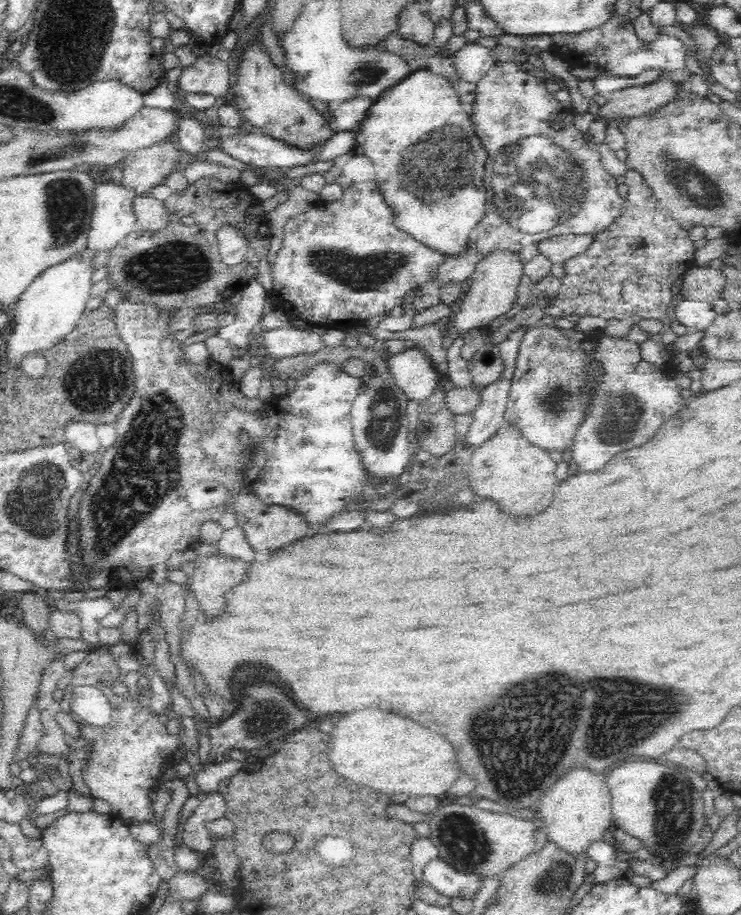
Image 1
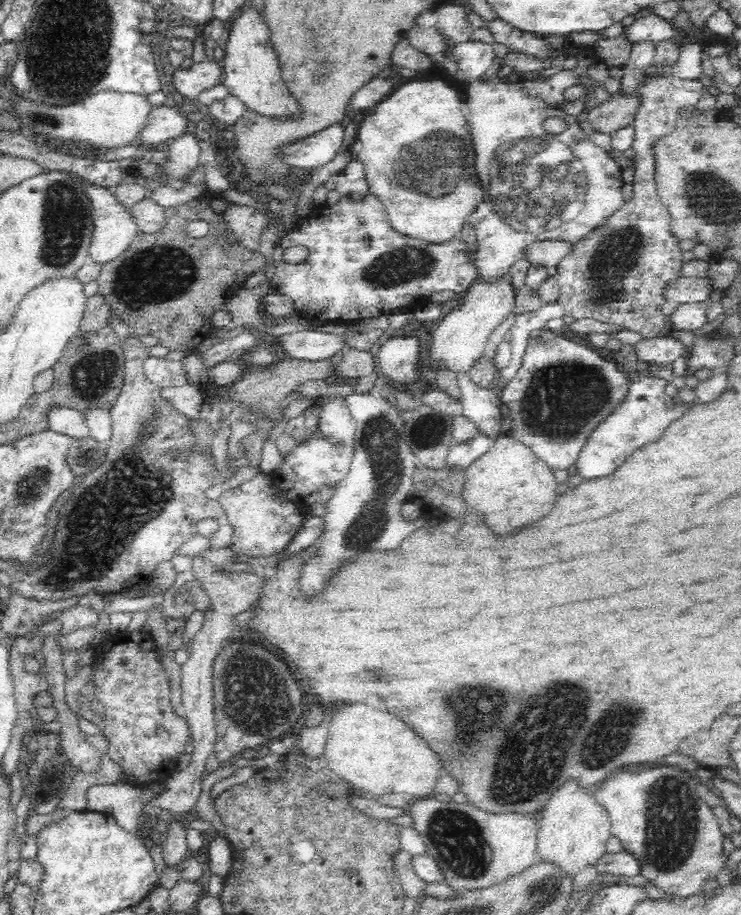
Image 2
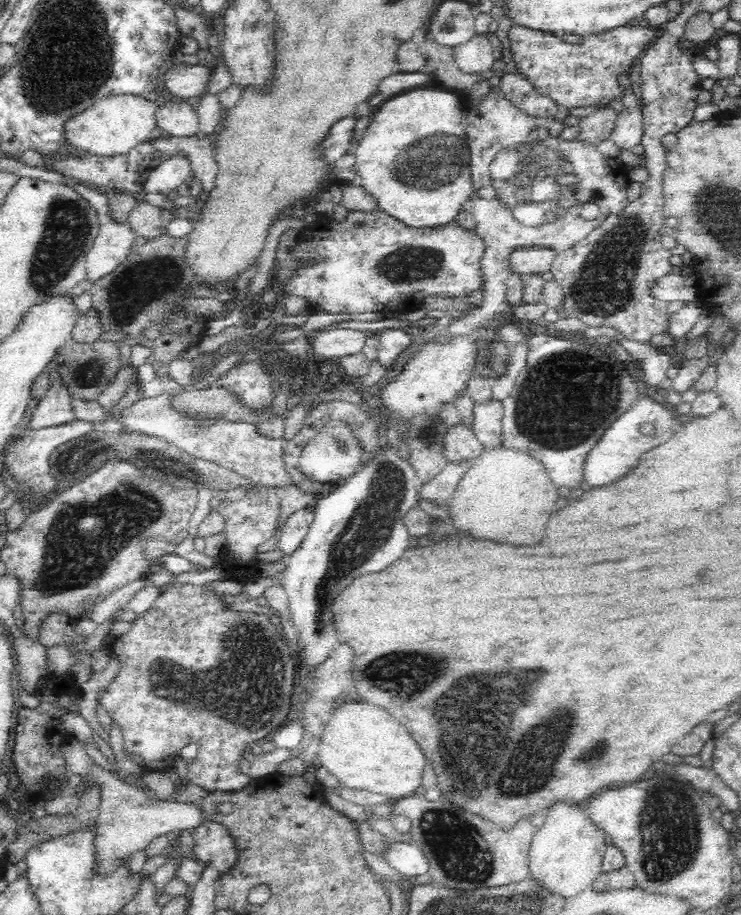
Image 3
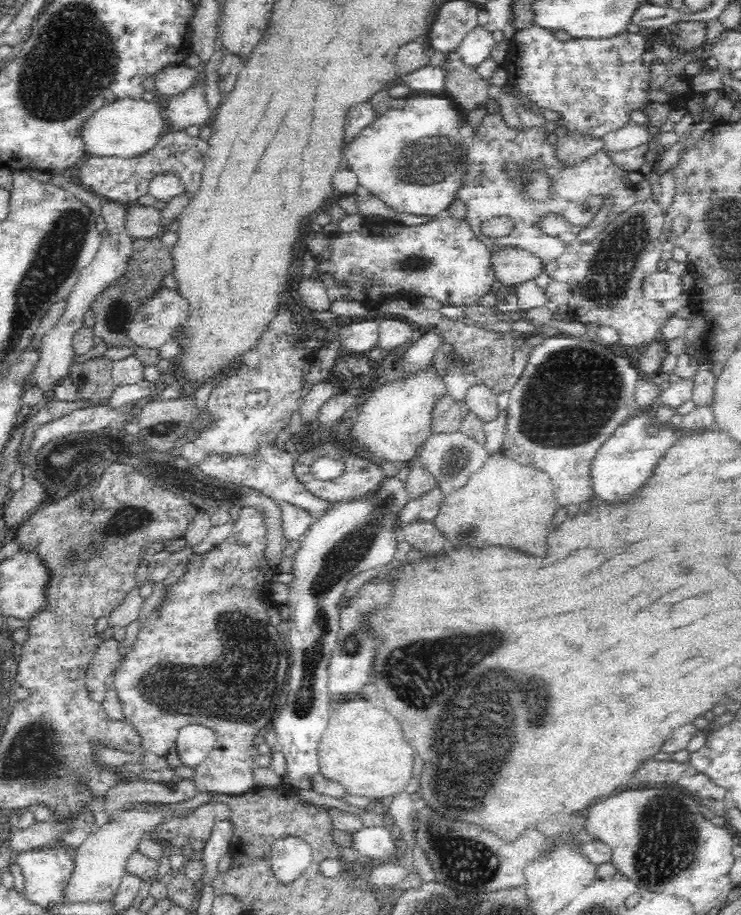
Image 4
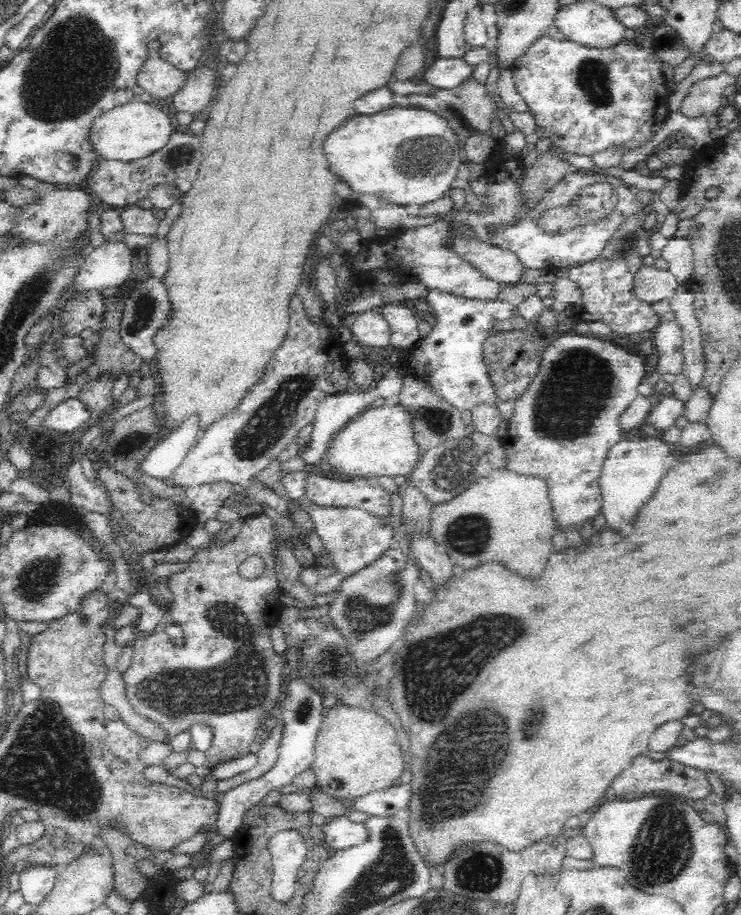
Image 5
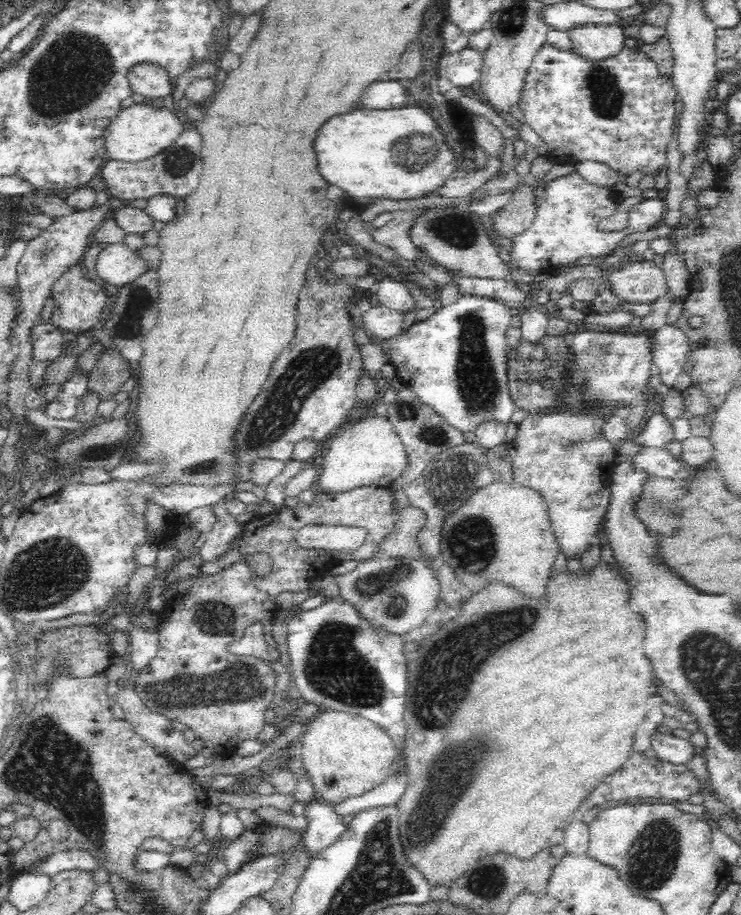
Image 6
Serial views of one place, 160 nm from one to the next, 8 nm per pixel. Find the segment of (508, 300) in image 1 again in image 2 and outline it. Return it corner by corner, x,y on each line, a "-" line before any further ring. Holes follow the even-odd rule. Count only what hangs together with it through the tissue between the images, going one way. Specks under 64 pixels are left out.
509,272
491,281
478,278
459,296
460,304
439,322
432,332
432,344
428,349
428,366
435,370
438,363
446,363
452,371
469,371
484,354
490,334
513,312
516,302
516,288
510,281

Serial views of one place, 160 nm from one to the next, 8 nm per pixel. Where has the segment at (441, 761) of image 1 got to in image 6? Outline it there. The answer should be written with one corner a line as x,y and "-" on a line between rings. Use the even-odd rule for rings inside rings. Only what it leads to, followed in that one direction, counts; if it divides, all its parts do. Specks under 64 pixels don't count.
334,710
321,711
306,726
299,738
302,743
300,755
316,794
323,802
336,804
368,792
382,784
390,775
400,749
390,734
380,725
360,715

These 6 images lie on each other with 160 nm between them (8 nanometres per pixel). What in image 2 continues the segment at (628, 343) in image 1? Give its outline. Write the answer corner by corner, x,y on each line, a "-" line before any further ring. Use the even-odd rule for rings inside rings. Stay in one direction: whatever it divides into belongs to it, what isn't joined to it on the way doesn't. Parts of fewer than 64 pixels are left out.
624,371
624,373
628,381
628,390
614,407
612,414
592,429
588,442
584,443
579,452
580,456
577,456
576,466
582,478
608,476
608,472
614,472
616,464
620,464
624,456
630,456
636,448
642,448
652,440
658,440
660,432
664,432
672,420
681,418
686,412
687,407
682,403
678,402
673,408
667,408
665,405
668,398
664,391
668,384
666,380
655,375
642,374
642,372
629,374

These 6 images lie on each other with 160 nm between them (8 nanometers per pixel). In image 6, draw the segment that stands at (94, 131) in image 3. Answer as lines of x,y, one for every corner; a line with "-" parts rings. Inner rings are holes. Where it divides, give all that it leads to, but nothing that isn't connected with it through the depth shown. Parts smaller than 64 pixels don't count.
144,102
134,103
128,108
120,109
104,130
103,143
107,151
106,159
123,162
148,160
150,156
156,156
170,144
174,144
183,130
183,124
179,121
176,110
154,109
152,106
146,106

